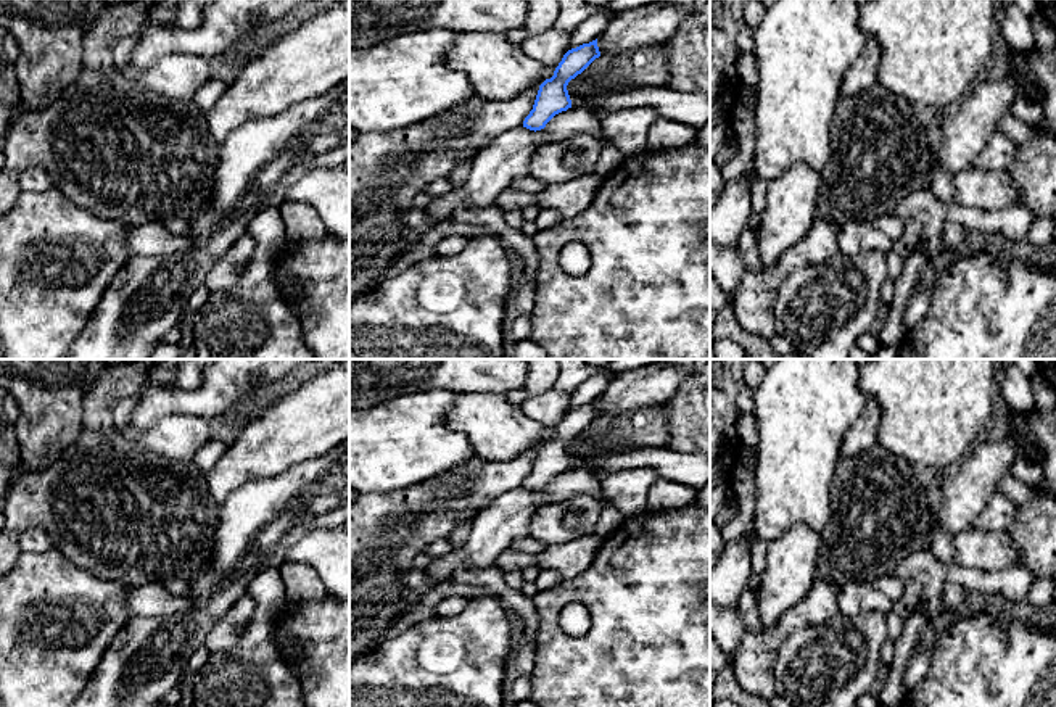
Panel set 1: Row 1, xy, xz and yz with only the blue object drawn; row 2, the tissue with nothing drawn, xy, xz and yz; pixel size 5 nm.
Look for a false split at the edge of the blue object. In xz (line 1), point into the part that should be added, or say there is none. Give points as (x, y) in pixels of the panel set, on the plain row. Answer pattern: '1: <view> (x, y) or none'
1: none

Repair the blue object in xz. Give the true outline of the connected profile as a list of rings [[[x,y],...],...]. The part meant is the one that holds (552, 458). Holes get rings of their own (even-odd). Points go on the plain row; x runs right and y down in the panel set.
[[[597,399],[568,411],[551,440],[546,440],[538,451],[533,470],[523,482],[523,488],[541,491],[559,473],[571,469],[567,446],[581,435],[596,419],[600,417]]]

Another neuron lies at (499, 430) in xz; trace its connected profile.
[[[494,391],[459,393],[444,416],[444,425],[465,433],[473,453],[493,462],[528,453],[555,432],[528,417],[507,395]]]

